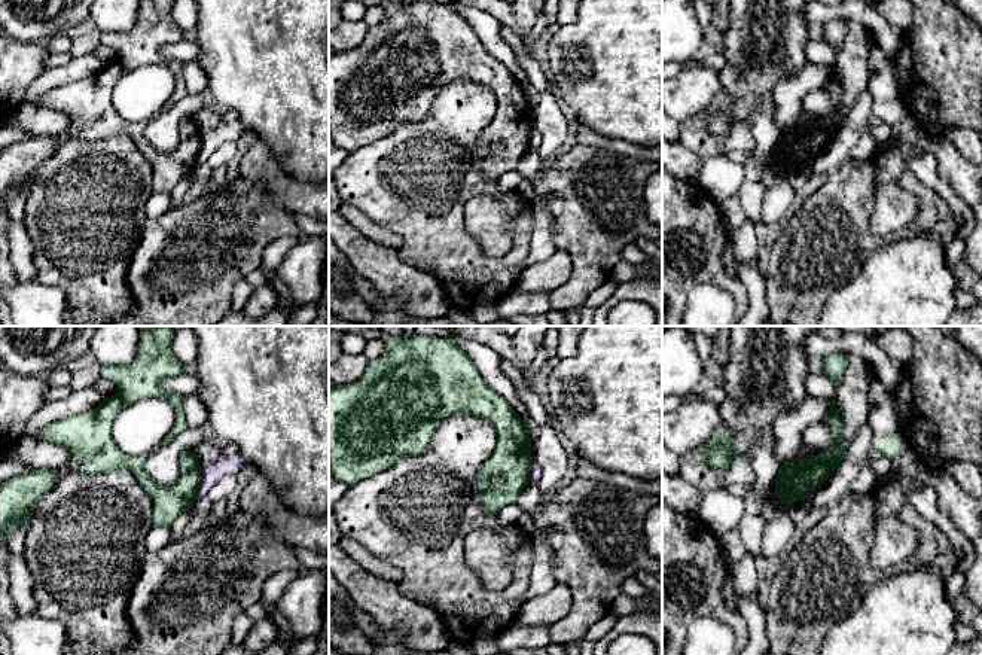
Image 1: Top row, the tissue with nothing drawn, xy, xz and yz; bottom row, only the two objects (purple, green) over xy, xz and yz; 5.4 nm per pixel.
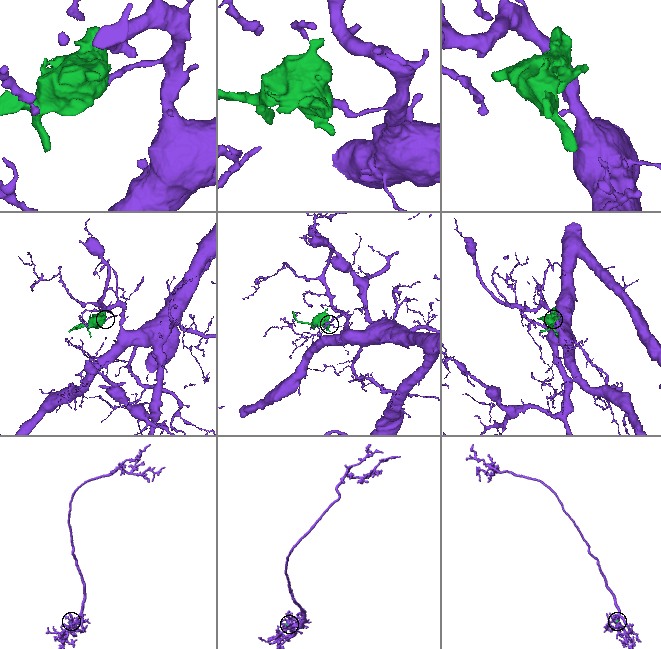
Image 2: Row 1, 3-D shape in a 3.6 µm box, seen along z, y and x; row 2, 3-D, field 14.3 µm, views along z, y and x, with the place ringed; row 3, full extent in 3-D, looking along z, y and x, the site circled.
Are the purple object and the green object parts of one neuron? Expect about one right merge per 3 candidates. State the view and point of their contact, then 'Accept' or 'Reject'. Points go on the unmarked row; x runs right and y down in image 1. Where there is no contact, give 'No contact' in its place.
Touches purple at xy (200, 149). Reject

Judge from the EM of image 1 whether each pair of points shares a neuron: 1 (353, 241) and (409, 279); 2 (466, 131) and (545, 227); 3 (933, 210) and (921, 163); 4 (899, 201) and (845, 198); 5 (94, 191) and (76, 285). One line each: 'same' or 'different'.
1: same
2: different
3: different
4: different
5: same

